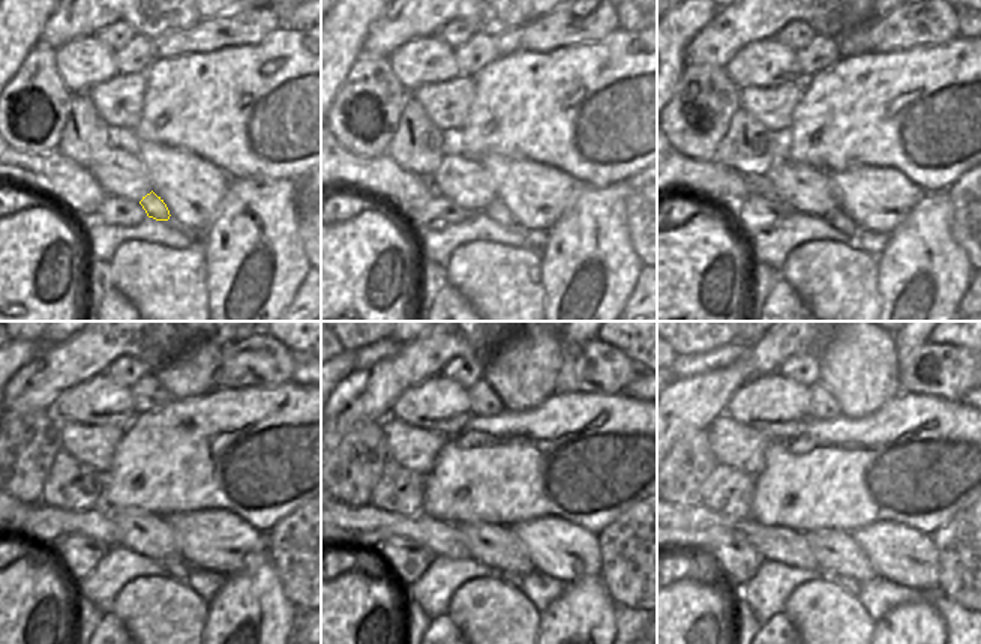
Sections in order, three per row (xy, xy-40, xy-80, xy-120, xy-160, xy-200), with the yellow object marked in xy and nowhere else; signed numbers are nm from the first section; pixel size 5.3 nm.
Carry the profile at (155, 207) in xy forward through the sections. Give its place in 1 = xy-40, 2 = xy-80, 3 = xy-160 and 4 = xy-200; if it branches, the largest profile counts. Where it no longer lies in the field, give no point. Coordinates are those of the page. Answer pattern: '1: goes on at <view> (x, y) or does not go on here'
1: goes on at xy-40 (497, 210)
2: goes on at xy-80 (839, 219)
3: goes on at xy-160 (509, 578)
4: goes on at xy-200 (848, 584)

